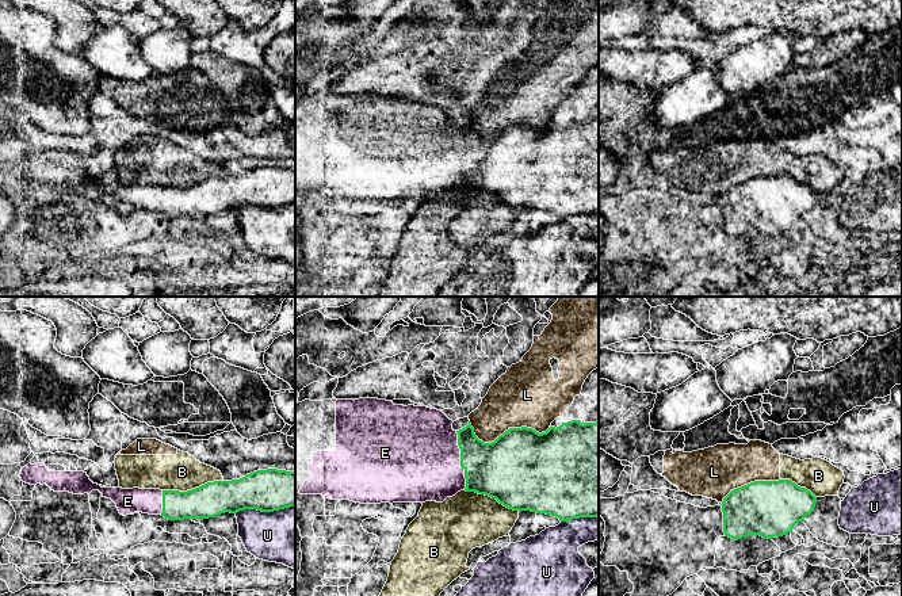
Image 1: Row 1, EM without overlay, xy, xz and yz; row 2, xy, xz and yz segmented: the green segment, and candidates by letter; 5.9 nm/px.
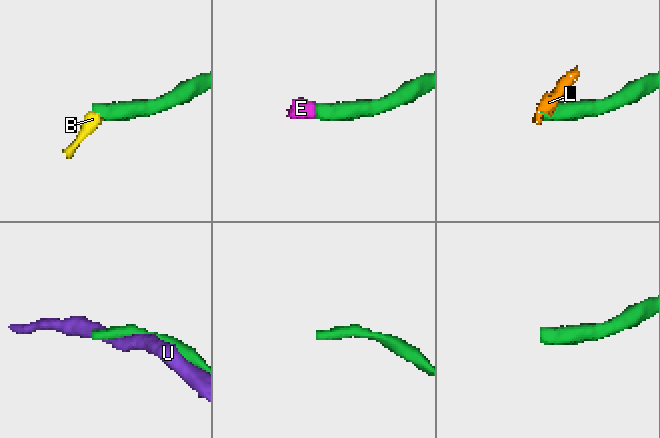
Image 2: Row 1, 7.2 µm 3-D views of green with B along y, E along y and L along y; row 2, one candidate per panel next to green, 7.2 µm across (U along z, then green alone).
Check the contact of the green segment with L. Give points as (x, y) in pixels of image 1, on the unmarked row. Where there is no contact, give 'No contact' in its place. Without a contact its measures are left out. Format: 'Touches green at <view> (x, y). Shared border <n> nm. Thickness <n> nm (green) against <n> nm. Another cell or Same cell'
Touches green at xz (507, 128). Shared border 480 nm. Thickness 480 nm (green) against 380 nm. Another cell

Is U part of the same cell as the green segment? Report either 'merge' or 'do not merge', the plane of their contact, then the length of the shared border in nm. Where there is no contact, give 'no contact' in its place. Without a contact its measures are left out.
do not merge; meets green in xy; contact 360 nm long

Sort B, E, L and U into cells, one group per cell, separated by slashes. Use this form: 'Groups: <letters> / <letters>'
Groups: B L / E / U

